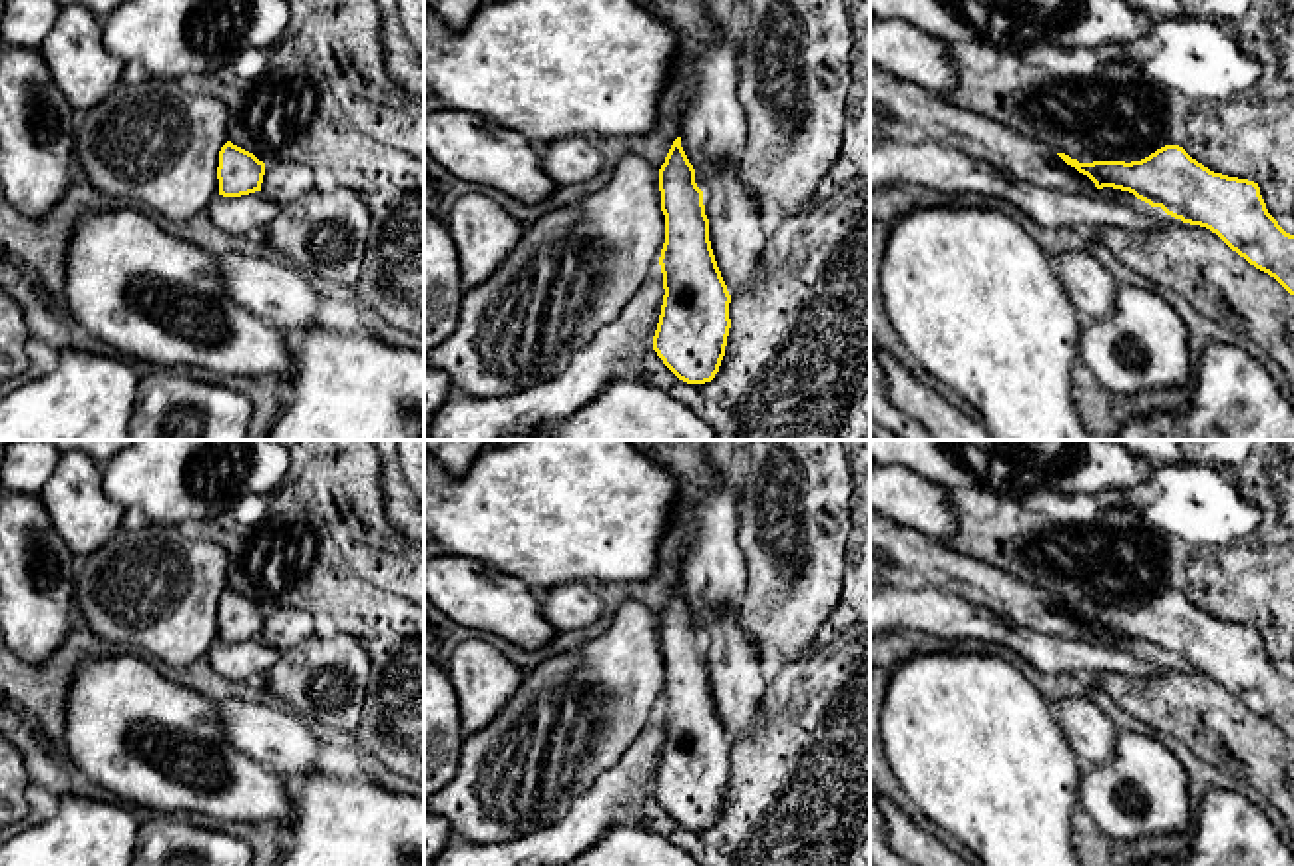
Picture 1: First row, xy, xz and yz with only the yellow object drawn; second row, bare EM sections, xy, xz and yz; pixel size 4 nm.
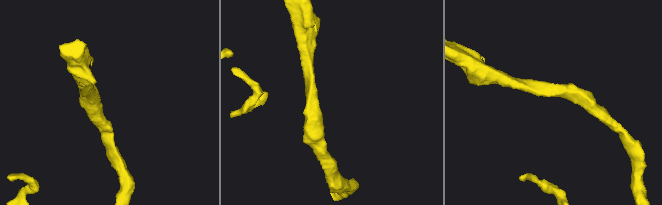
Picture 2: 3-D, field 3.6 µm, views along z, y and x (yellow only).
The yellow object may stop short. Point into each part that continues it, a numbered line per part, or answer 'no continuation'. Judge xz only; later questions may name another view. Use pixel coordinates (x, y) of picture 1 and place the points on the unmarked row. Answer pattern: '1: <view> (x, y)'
1: xz (737, 685)

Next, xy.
1: xy (283, 628)

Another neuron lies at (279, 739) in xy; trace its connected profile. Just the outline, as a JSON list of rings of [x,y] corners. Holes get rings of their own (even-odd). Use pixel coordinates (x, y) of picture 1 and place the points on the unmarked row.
[[[239,699],[217,701],[215,709],[223,735],[283,780],[323,770],[311,723],[291,709]]]

